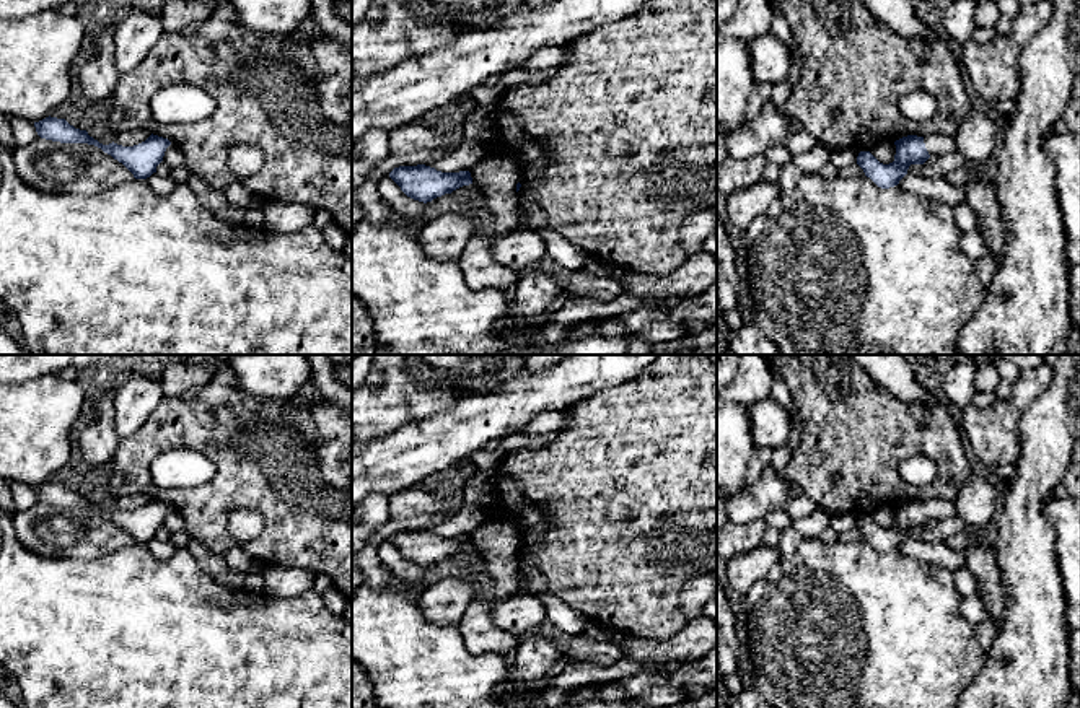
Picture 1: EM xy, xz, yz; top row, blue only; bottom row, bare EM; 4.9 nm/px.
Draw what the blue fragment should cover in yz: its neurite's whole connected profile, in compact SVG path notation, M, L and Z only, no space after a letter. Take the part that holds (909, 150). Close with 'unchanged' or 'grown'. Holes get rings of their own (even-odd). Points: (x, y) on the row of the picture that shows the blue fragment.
M953 133L907 135L894 142L896 155L889 164L880 163L870 151L860 151L857 164L878 187L899 184L911 164L924 164L930 156L938 158L956 150Z; grown

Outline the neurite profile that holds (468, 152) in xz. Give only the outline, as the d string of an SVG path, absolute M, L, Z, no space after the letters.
M458 137L458 145L450 155L428 161L425 166L441 173L468 171L484 158L482 142L484 138Z

